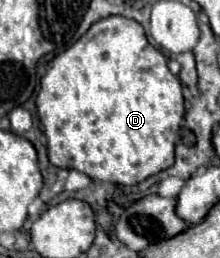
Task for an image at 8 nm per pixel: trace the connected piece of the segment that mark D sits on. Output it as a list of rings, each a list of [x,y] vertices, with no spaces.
[[[112,16],[112,18],[104,18],[100,22],[94,22],[90,26],[90,30],[74,44],[70,46],[66,52],[58,54],[46,68],[46,74],[40,80],[40,92],[36,96],[36,108],[38,108],[38,118],[44,126],[46,138],[48,138],[48,158],[54,166],[58,168],[74,168],[86,176],[90,176],[92,180],[100,180],[100,182],[114,182],[114,184],[138,184],[142,180],[146,180],[152,174],[158,174],[162,170],[166,170],[168,166],[174,164],[174,142],[178,138],[180,132],[180,120],[184,118],[184,96],[182,96],[182,82],[168,70],[166,64],[166,56],[156,50],[144,34],[144,28],[132,20],[132,18],[124,18],[124,16]]]

